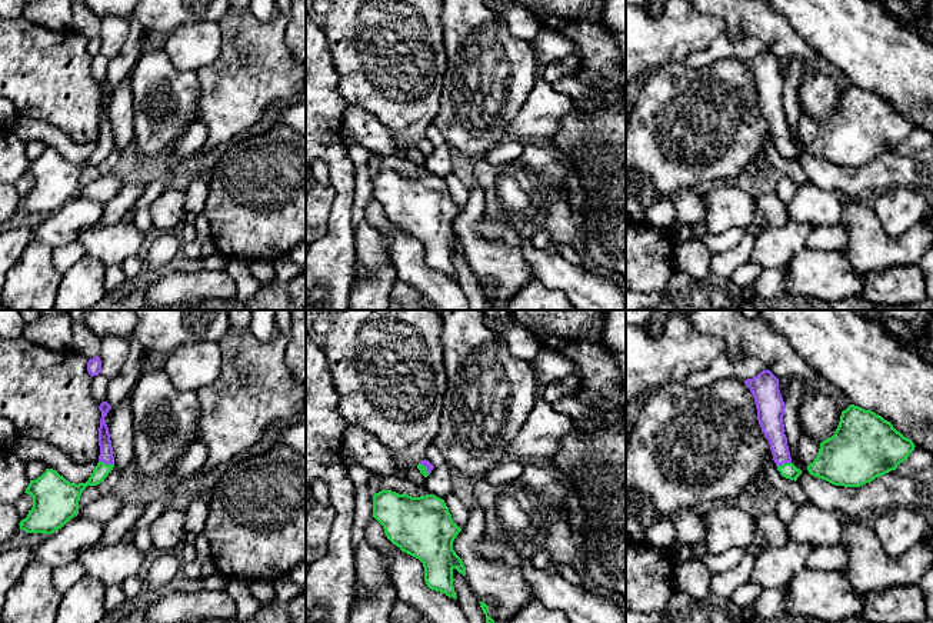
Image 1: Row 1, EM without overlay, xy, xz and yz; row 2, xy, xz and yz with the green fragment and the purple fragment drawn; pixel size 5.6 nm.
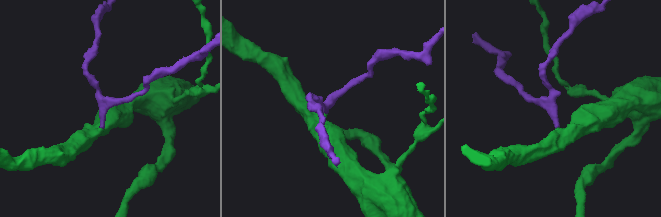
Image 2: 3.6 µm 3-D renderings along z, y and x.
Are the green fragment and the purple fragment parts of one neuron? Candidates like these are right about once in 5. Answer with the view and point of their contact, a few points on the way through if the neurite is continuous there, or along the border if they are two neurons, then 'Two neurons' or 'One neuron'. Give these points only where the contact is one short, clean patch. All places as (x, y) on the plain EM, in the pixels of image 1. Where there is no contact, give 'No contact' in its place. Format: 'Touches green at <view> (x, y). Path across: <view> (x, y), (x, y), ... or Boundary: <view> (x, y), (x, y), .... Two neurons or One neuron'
Touches green at xy (105, 143). Path across: xy (70, 172), (86, 165), (105, 143), (106, 130). One neuron

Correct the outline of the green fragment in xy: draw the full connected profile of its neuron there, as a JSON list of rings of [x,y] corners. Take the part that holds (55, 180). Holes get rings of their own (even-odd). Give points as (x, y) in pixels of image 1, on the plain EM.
[[[103,81],[99,107],[99,143],[86,163],[70,163],[53,149],[36,160],[30,160],[24,173],[33,177],[33,187],[27,197],[20,201],[20,209],[27,213],[51,214],[61,209],[70,199],[77,196],[79,180],[87,166],[100,164],[114,147],[114,136],[109,107],[104,97],[111,86]]]

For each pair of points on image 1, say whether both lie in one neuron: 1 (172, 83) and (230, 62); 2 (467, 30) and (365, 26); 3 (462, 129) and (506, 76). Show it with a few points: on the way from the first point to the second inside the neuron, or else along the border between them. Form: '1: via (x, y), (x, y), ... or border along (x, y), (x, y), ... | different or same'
1: border along (195, 72), (199, 80), (197, 109) | different
2: border along (439, 15), (447, 62) | different
3: via (473, 116), (476, 106), (493, 89) | same

